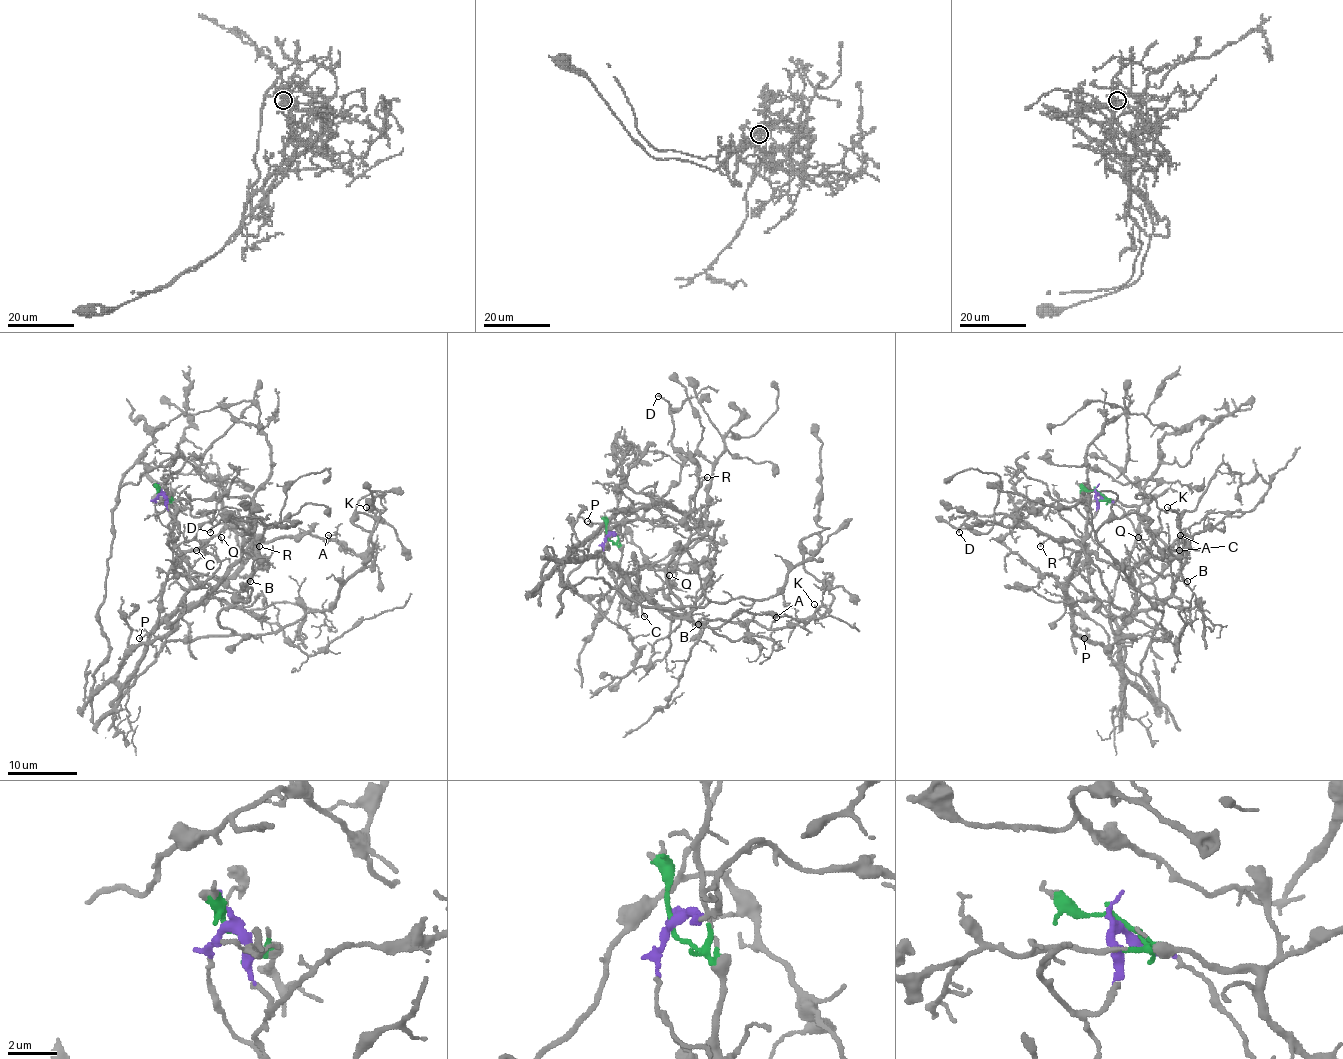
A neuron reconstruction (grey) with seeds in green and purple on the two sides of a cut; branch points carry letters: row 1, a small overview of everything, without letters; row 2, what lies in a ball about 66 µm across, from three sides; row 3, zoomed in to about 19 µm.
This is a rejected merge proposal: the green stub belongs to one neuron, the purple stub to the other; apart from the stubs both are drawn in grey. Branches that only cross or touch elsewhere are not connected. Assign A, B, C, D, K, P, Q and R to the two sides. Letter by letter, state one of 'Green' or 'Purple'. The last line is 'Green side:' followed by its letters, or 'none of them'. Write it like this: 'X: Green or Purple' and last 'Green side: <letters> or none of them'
A: Green
B: Green
C: Green
D: Purple
K: Green
P: Purple
Q: Green
R: Purple
Green side: A, B, C, K, Q

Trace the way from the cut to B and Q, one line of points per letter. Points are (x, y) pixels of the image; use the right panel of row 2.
B: (1097, 492), (1134, 505), (1171, 553), (1171, 562), (1141, 586), (1139, 609), (1171, 593), (1177, 557), (1188, 581)
Q: (1097, 492), (1115, 501), (1134, 505), (1139, 519), (1169, 552), (1151, 536), (1146, 539), (1137, 538)

